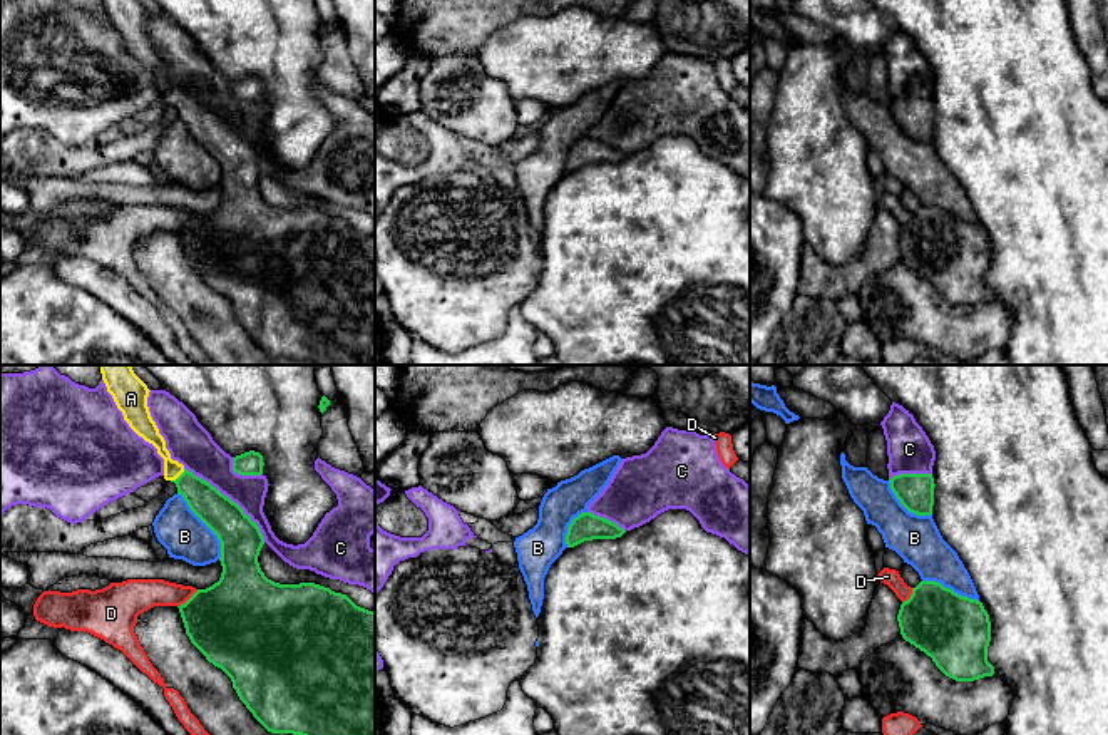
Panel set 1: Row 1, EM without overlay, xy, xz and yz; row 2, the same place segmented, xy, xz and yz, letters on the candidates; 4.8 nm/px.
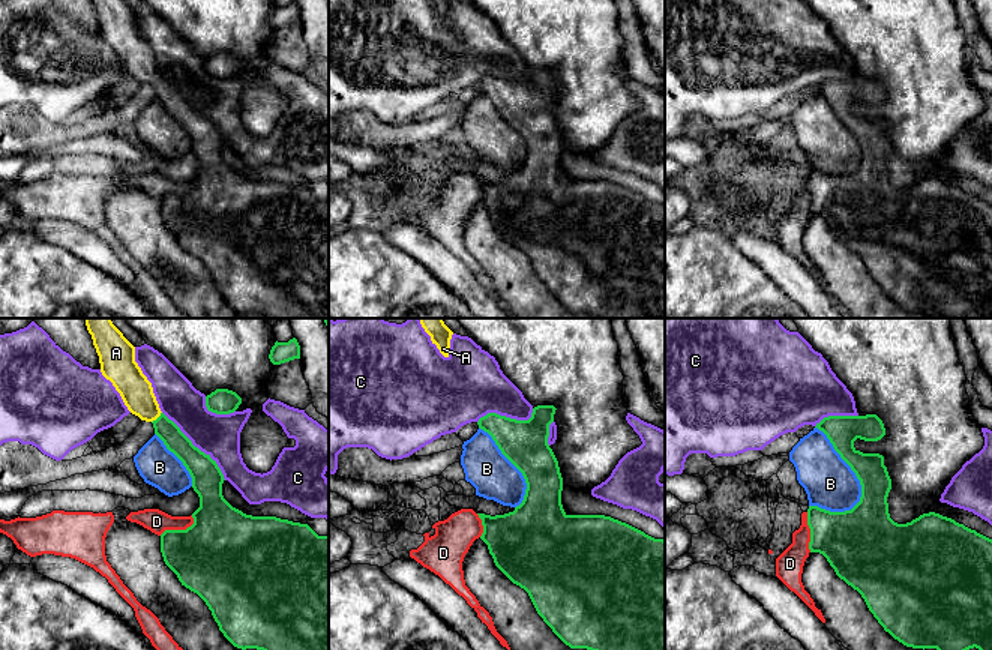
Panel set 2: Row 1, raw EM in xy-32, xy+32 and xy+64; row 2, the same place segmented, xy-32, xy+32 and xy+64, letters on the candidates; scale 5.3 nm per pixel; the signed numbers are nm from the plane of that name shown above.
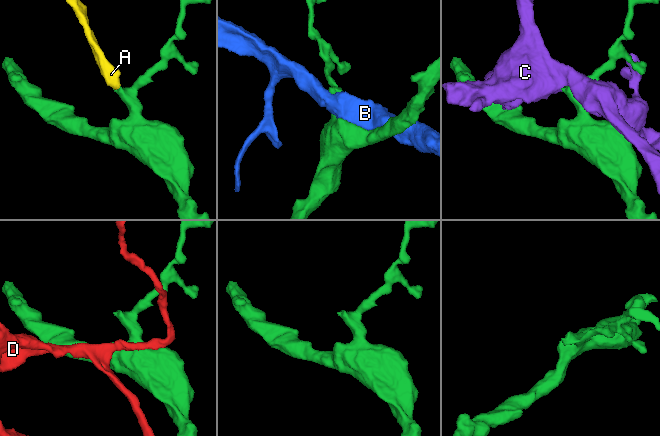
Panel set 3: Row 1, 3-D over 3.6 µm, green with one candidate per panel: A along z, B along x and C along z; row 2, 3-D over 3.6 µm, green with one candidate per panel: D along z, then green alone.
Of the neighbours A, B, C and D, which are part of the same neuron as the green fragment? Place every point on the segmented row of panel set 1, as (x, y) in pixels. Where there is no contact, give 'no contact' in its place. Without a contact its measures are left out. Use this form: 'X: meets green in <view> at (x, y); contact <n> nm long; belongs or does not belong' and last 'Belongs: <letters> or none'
A: meets green in xy at (179, 476); contact 90 nm long; belongs
B: meets green in xy at (206, 524); contact 380 nm long; does not belong
C: meets green in xy at (228, 498); contact 550 nm long; does not belong
D: meets green in xy at (189, 598); contact 130 nm long; does not belong
Belongs: A

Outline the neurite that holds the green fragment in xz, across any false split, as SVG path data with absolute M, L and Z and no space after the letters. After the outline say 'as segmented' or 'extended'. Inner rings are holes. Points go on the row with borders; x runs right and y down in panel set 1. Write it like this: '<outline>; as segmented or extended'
M582 512L572 519L567 527L566 544L567 547L574 547L584 541L592 539L616 539L621 537L626 531L618 524L594 516L591 512Z; as segmented

